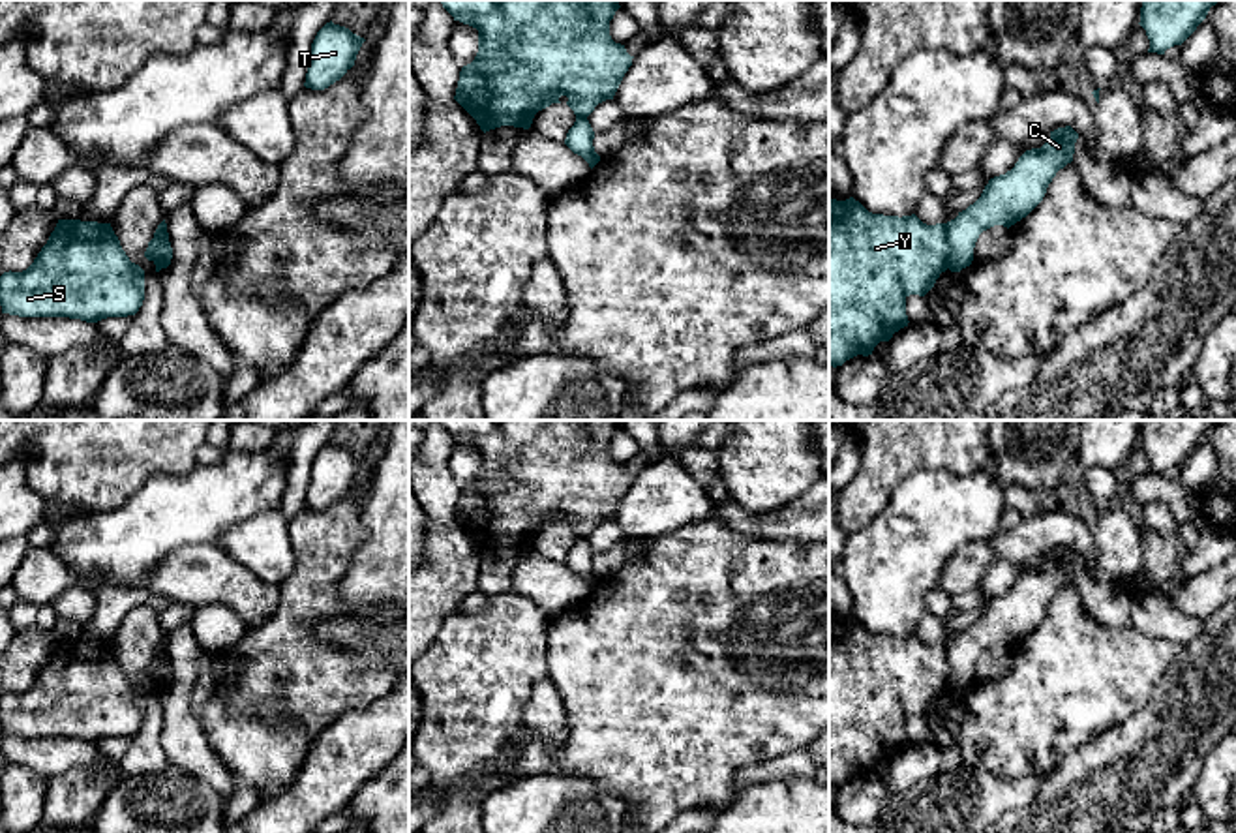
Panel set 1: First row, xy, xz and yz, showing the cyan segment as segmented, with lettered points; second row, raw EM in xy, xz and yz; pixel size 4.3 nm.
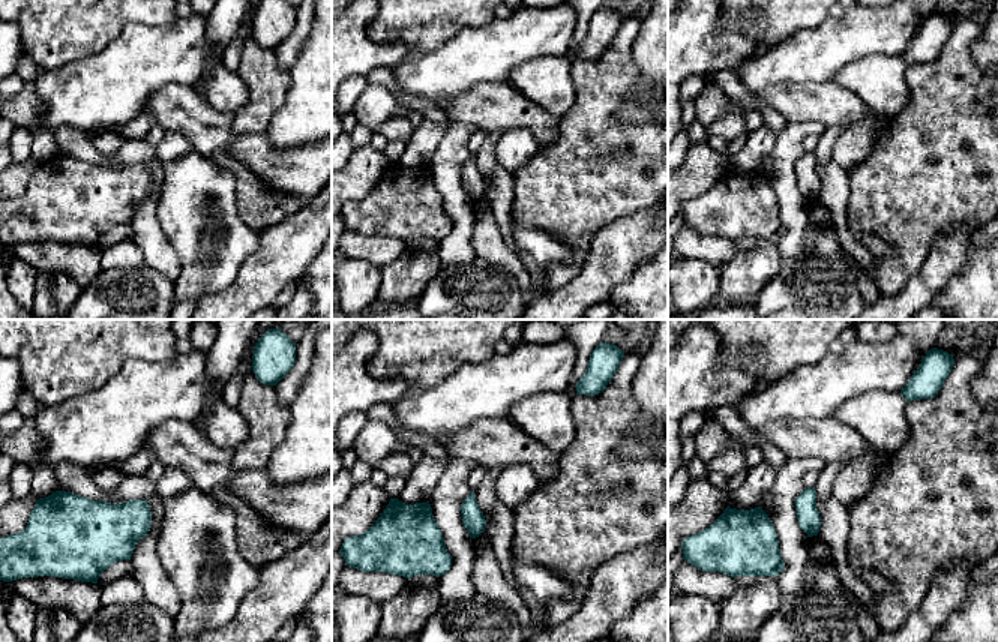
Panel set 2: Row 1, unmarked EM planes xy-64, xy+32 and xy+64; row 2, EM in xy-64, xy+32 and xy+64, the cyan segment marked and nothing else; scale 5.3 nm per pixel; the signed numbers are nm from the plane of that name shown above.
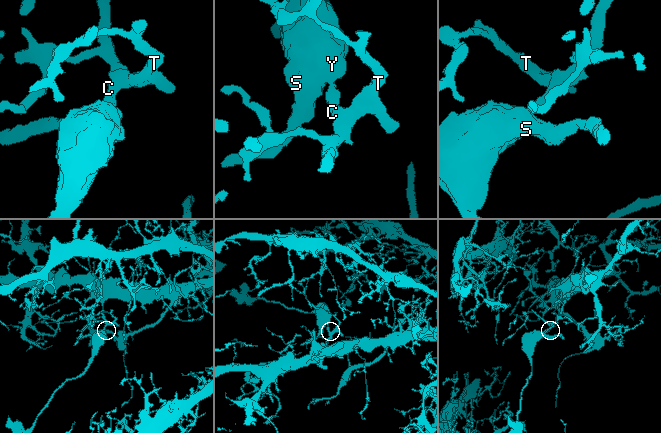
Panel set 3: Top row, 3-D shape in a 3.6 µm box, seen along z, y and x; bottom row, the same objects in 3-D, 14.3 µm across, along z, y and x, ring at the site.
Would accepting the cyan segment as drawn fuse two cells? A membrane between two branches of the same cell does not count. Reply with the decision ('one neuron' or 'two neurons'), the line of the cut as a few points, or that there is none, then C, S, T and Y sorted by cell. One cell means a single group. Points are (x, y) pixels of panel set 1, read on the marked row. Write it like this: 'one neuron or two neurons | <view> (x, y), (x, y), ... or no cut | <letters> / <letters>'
two neurons | yz (944, 224), (949, 267) | C T / S Y

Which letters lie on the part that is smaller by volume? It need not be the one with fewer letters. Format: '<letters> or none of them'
S, Y

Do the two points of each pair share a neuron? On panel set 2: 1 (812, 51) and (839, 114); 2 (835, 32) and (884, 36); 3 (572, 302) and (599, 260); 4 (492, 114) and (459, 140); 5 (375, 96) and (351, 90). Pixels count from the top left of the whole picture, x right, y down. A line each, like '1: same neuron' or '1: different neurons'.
1: different neurons
2: same neuron
3: same neuron
4: different neurons
5: different neurons

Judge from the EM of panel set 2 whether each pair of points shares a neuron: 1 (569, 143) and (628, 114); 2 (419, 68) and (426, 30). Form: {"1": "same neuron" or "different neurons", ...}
{"1": "different neurons", "2": "different neurons"}

